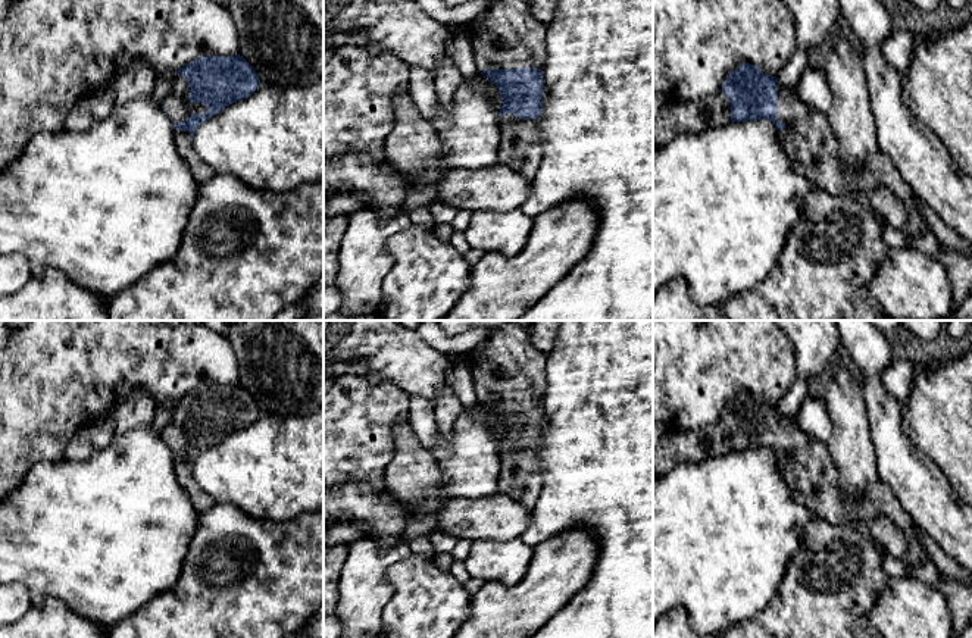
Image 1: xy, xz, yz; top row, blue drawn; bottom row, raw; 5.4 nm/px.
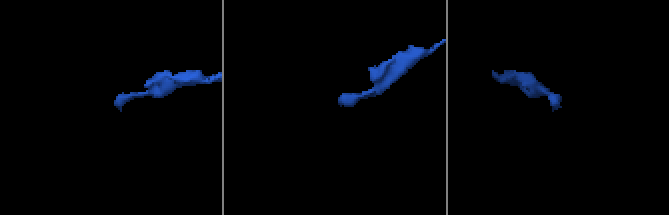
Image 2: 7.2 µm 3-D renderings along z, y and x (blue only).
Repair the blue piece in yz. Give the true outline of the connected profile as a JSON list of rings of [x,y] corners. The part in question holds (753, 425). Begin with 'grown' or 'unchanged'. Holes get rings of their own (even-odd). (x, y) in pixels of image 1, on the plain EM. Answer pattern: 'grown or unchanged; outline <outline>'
grown; outline [[[740,394],[721,420],[700,429],[668,429],[653,451],[653,472],[659,478],[681,463],[759,448],[769,448],[778,456],[794,498],[815,516],[851,526],[865,537],[871,535],[878,516],[887,516],[909,540],[904,564],[910,569],[929,562],[916,538],[916,525],[885,484],[876,481],[869,485],[862,500],[843,498],[826,444],[812,440],[798,429],[796,419],[781,416],[776,406],[765,404],[757,394]]]

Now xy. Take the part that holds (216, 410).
grown; outline [[[240,384],[200,385],[178,400],[171,423],[160,434],[174,453],[178,484],[199,515],[215,501],[196,484],[193,465],[207,448],[247,428],[259,416],[259,404]]]

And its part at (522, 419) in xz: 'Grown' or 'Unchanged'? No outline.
Grown

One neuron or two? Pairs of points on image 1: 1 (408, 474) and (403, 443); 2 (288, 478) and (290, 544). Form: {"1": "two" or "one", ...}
{"1": "one", "2": "two"}

